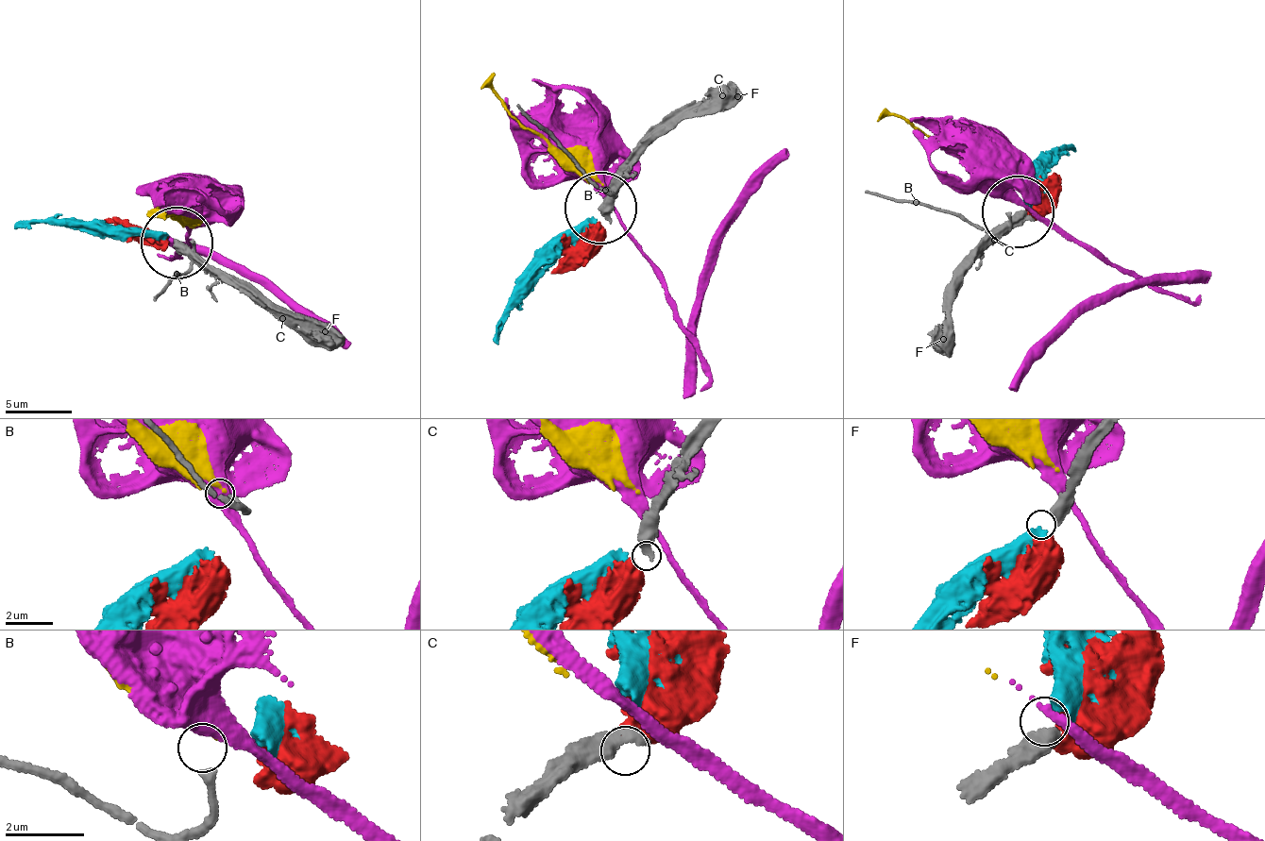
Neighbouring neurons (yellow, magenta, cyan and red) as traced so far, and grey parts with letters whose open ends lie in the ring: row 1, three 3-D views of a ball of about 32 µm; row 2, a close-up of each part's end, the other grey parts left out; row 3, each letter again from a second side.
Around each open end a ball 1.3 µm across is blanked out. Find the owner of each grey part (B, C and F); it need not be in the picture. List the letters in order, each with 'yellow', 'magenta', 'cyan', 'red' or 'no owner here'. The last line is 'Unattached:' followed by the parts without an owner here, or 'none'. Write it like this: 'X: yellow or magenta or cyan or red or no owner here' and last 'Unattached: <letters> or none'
B: no owner here
C: red
F: cyan
Unattached: B

